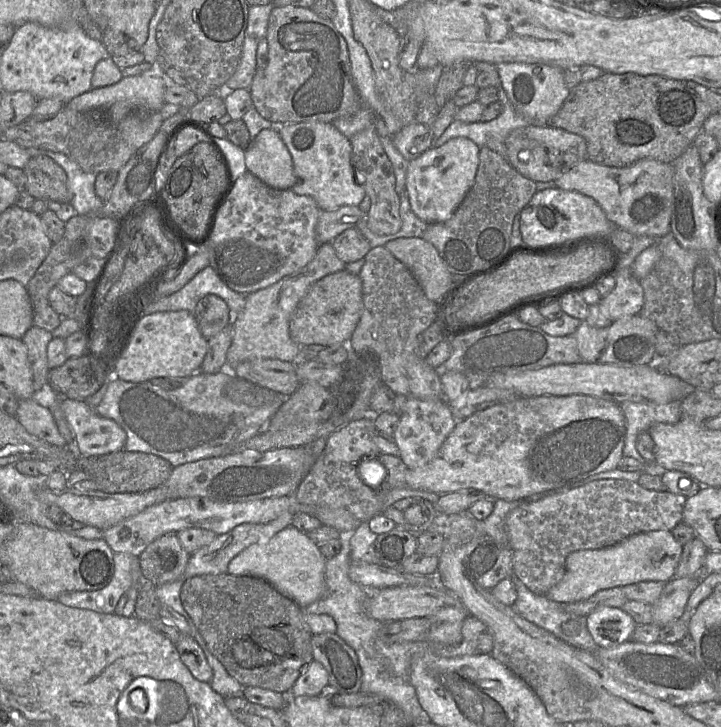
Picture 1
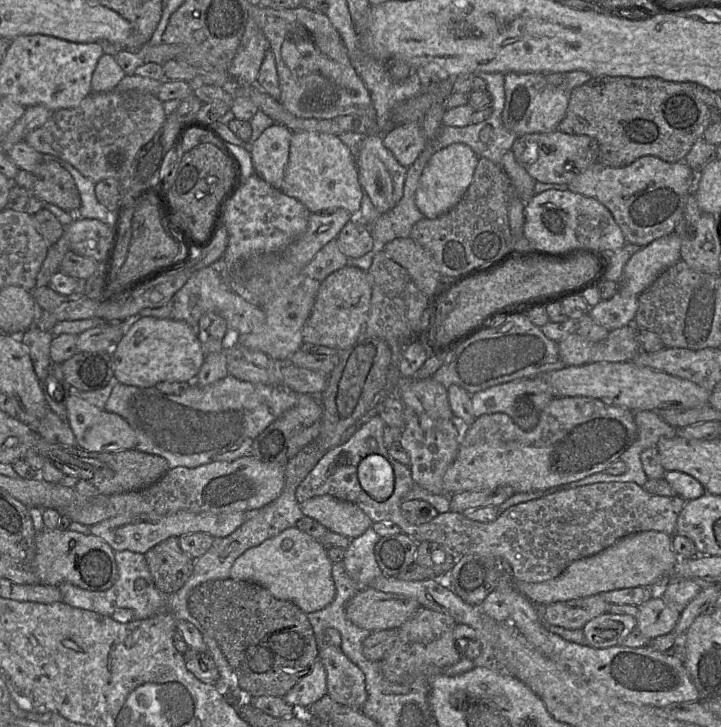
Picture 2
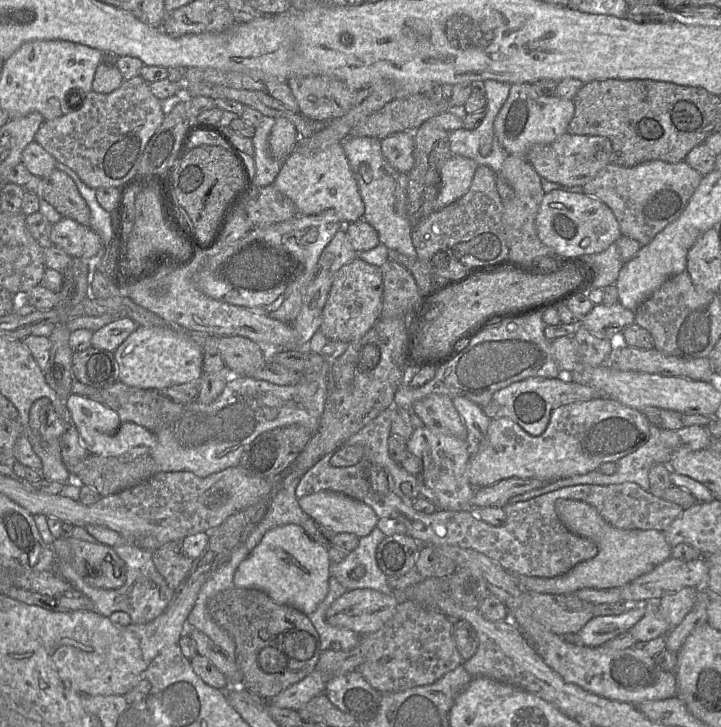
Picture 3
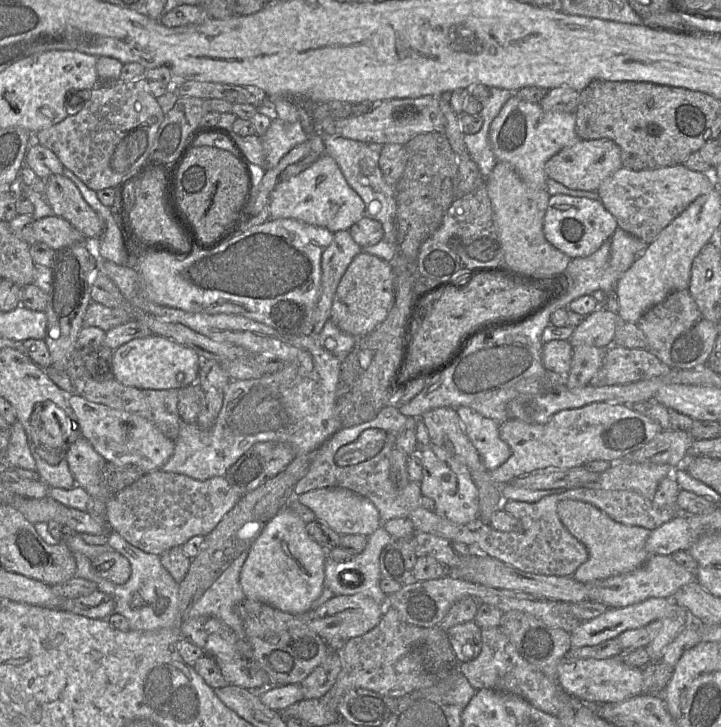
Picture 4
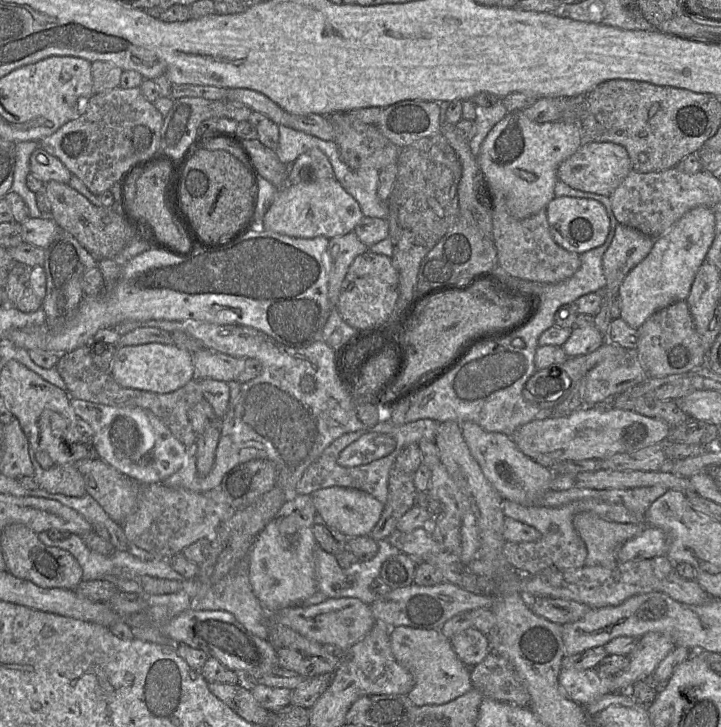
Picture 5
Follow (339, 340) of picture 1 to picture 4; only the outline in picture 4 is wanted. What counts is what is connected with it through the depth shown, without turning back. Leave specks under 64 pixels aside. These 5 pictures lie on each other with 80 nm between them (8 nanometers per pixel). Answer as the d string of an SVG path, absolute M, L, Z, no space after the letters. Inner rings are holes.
M361 252L343 274L332 301L330 320L343 332L362 338L373 332L387 317L395 297L391 263Z

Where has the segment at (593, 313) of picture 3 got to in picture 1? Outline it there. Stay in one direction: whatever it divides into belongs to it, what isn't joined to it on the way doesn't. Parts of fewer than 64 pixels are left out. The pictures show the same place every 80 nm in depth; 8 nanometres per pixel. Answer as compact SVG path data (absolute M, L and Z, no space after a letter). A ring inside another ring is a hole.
M630 267L619 268L614 276L614 289L598 303L601 313L611 321L640 314L644 304L640 281L632 274Z

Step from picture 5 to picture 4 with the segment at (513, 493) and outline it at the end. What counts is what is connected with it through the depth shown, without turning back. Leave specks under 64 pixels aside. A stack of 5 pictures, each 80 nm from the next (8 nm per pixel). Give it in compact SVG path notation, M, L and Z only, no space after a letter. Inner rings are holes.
M459 407L456 411L487 470L495 470L509 459L511 450L500 438L497 422L467 407Z

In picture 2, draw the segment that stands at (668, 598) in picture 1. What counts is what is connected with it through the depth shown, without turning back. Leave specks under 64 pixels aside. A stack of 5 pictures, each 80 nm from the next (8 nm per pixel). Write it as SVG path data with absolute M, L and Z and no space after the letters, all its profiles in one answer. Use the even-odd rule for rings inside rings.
M660 594L638 605L638 608L636 628L648 639L672 632L681 615Z

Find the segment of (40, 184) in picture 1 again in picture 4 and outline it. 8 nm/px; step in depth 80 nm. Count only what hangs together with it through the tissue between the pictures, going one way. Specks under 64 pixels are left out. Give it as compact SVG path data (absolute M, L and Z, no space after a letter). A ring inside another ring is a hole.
M63 174L48 177L45 195L55 216L67 220L86 240L101 237L105 230L103 219L84 200L69 178Z

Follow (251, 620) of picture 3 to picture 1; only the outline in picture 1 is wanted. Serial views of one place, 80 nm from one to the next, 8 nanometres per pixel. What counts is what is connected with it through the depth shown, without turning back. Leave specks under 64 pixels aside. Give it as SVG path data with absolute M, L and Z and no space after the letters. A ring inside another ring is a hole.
M229 572L194 576L183 584L181 602L205 640L209 651L243 687L260 687L289 694L298 677L314 660L311 644L313 634L304 619L304 609L264 579L236 576Z

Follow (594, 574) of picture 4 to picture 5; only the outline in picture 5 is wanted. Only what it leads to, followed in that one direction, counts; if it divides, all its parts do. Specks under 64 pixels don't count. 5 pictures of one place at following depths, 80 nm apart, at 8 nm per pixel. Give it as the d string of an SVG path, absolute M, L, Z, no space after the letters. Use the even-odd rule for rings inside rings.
M593 512L576 514L573 526L587 548L586 566L620 563L616 561L618 548L644 529L642 524L607 521Z

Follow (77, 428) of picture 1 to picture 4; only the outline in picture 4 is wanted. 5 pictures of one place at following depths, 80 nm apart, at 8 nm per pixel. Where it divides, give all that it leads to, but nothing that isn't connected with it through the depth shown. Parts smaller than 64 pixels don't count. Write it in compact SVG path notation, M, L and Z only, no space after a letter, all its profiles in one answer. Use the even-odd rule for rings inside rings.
M67 395L81 436L106 462L117 466L134 465L144 473L160 470L174 452L174 440L160 432L149 420L139 415L112 409L77 395Z

